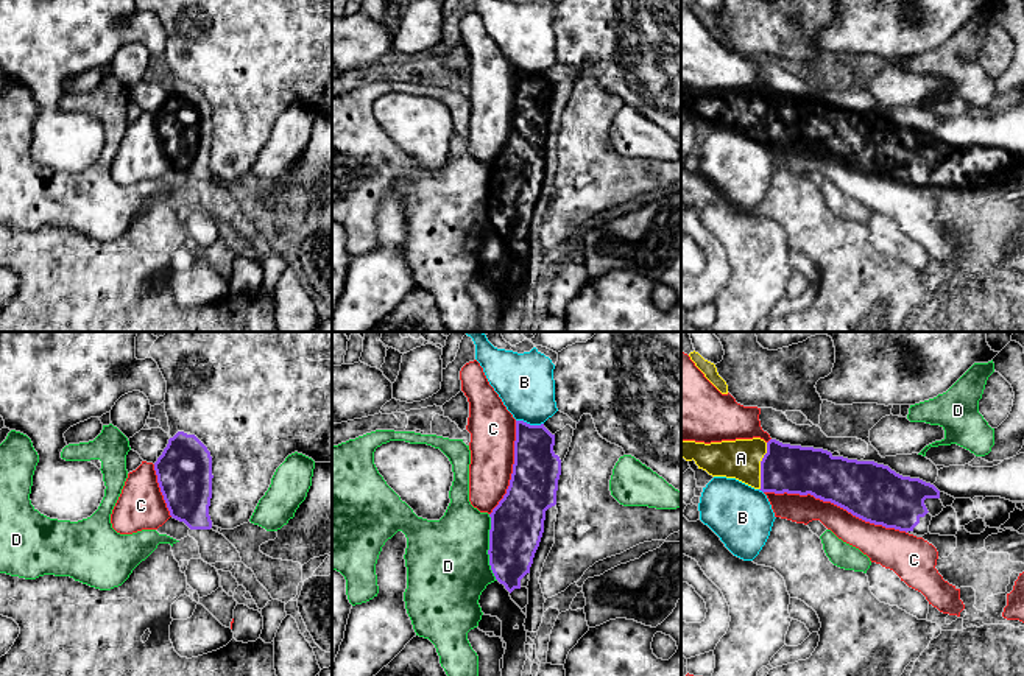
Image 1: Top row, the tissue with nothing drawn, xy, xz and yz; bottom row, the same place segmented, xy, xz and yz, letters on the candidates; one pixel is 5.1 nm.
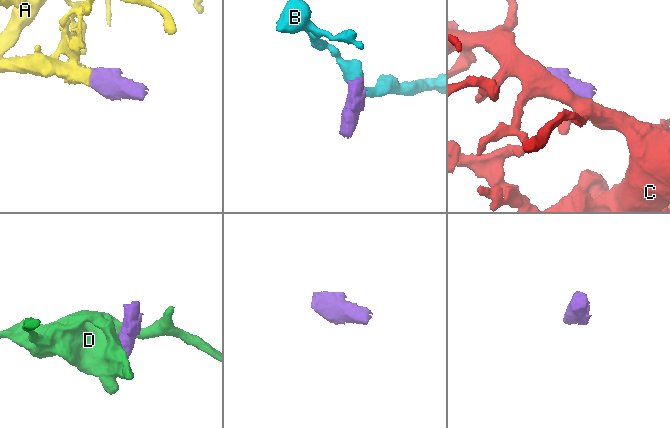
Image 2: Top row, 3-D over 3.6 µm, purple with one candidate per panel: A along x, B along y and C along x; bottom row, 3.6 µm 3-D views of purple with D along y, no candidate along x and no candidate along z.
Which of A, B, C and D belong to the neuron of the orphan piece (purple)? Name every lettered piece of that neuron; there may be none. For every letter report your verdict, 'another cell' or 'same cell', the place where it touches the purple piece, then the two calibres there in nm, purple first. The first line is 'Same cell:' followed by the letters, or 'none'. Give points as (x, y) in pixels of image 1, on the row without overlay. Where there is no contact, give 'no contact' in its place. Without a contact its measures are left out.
Same cell: A
A: same cell; meets purple in yz at (761, 117); 260 nm thick on the purple side, 200 nm on the other
B: another cell; meets purple in xz at (529, 75); 240 nm thick on the purple side, 300 nm on the other
C: another cell; meets purple in yz at (836, 154); 300 nm thick on the purple side, 160 nm on the other
D: another cell; meets purple in xz at (490, 198); 280 nm thick on the purple side, 440 nm on the other

